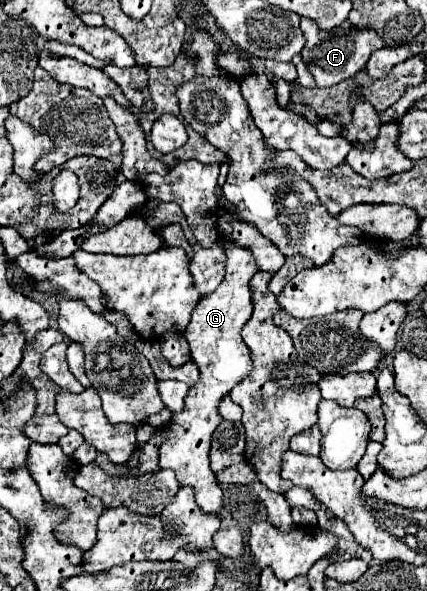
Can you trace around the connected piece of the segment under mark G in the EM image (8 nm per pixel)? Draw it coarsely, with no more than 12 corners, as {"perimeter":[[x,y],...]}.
{"perimeter":[[218,237],[226,277],[184,331],[200,381],[172,415],[160,467],[222,515],[210,469],[218,401],[252,371],[250,249]]}

